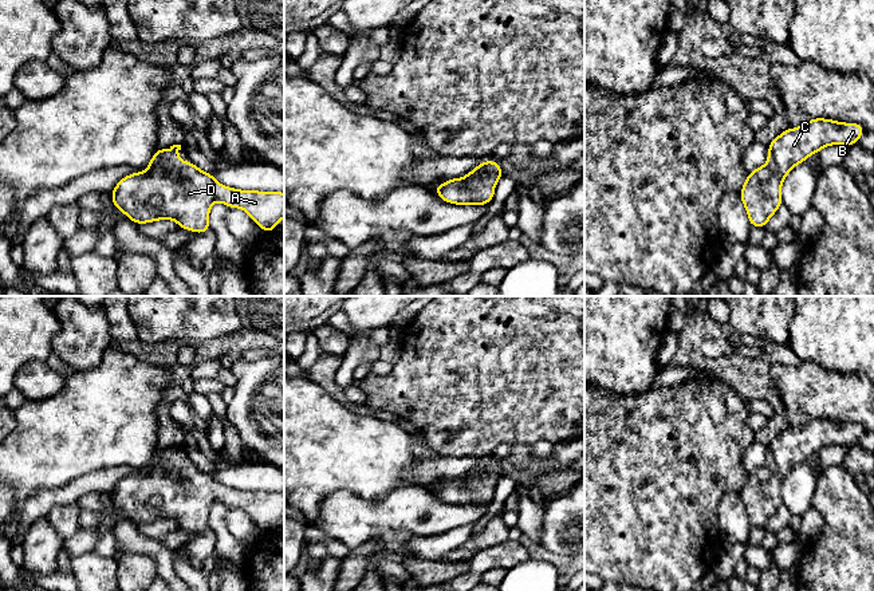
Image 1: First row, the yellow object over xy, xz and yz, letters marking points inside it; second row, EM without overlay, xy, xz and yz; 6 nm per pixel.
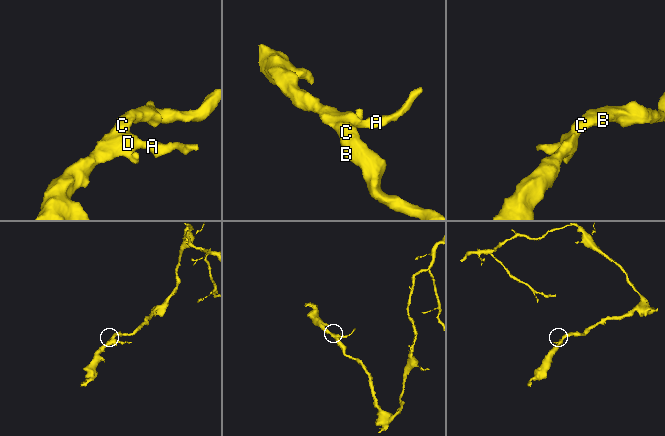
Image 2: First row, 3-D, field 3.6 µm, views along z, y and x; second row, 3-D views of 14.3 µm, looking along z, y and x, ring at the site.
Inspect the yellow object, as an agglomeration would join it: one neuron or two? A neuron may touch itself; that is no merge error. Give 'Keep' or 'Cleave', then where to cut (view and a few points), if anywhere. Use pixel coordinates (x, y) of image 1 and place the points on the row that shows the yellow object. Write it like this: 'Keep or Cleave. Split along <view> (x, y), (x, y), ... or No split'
Keep. No split

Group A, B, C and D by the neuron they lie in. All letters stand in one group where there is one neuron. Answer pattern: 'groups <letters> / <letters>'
groups A B C D

